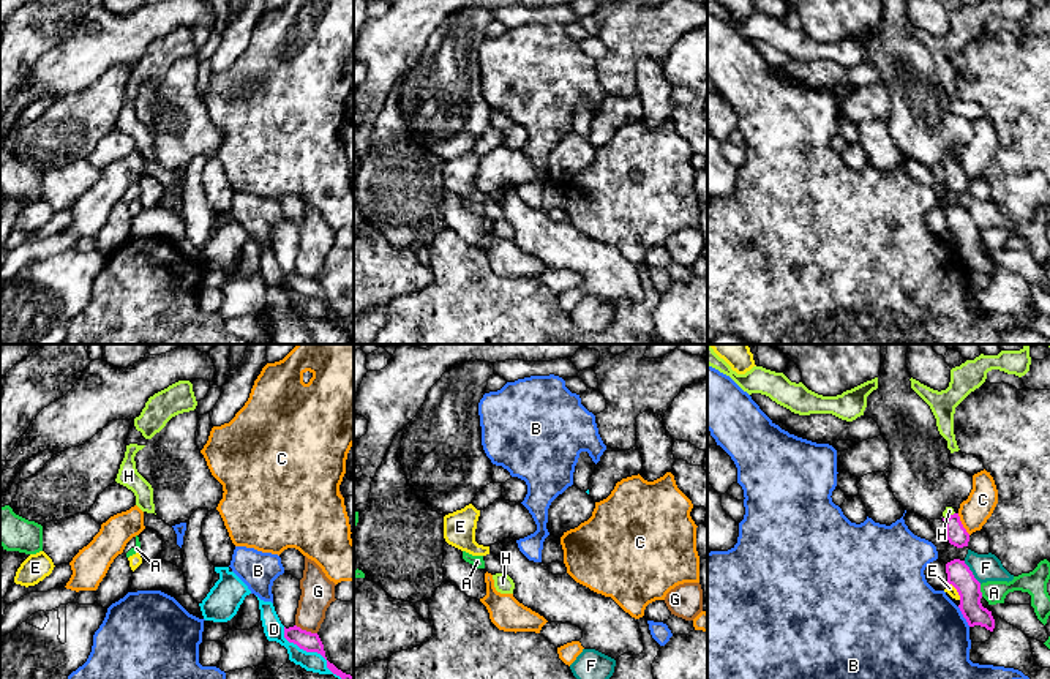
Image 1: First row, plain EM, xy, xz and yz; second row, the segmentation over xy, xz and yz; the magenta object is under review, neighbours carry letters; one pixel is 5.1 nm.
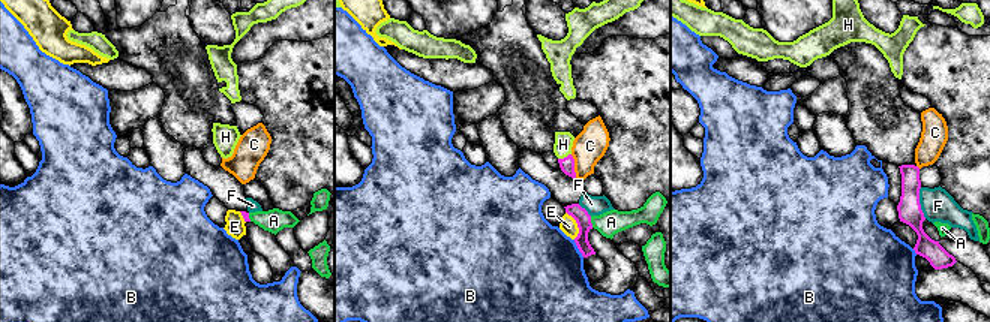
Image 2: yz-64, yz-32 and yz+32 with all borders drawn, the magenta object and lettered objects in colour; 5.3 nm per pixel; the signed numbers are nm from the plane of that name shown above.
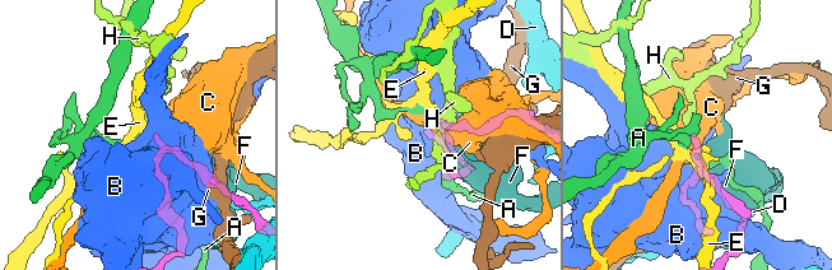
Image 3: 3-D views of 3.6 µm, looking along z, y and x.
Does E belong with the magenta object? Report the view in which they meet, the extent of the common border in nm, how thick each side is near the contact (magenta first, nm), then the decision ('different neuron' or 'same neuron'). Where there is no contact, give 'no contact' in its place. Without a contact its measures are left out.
contact in yz; length 110 nm; calibres 120 and 50 nm; different neuron

